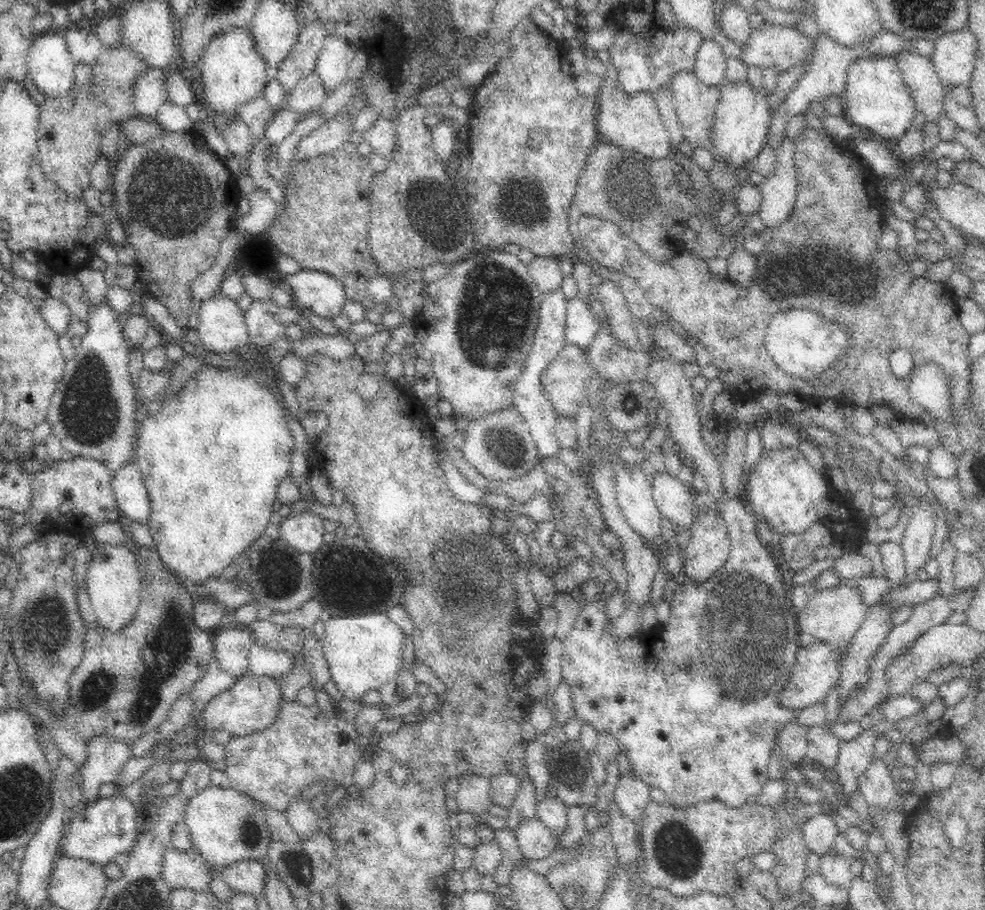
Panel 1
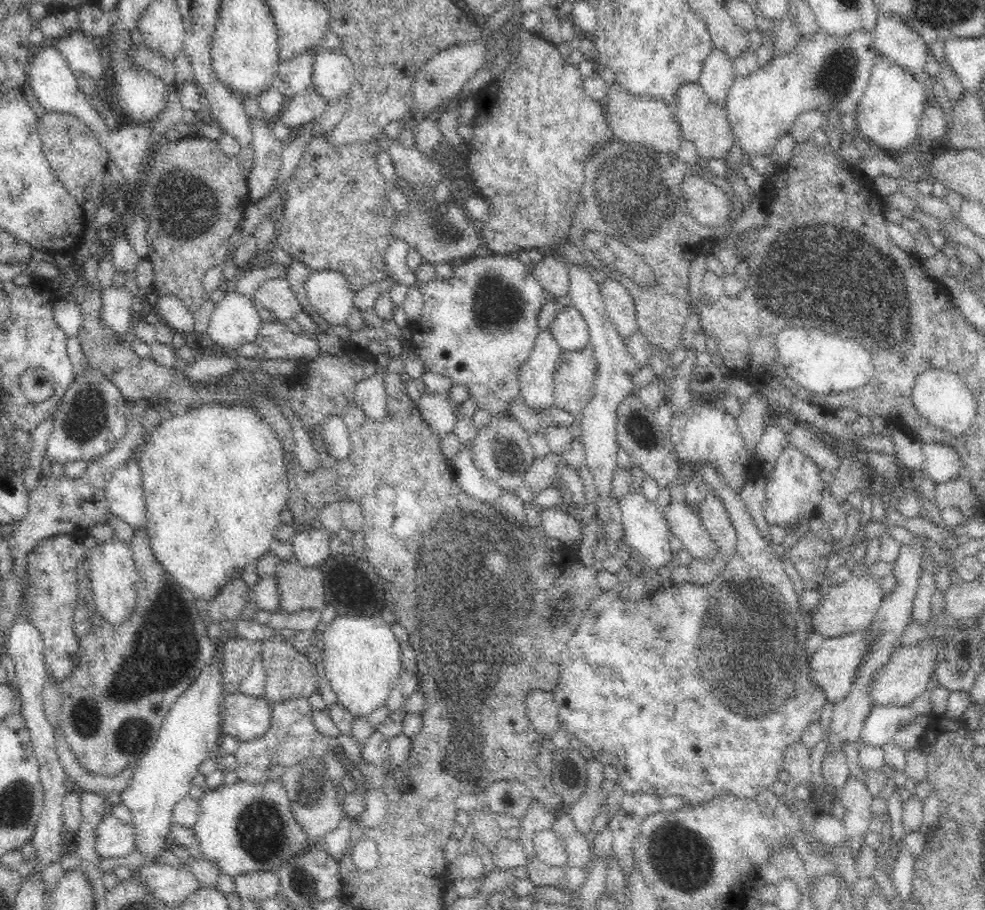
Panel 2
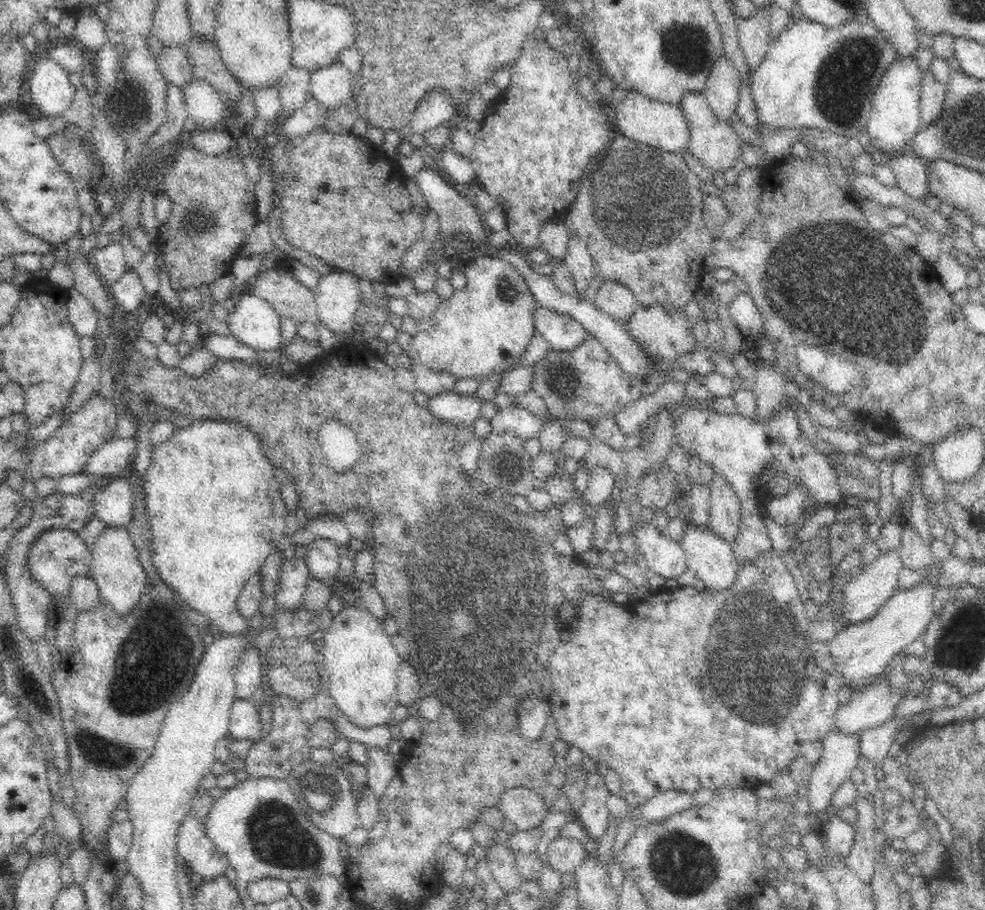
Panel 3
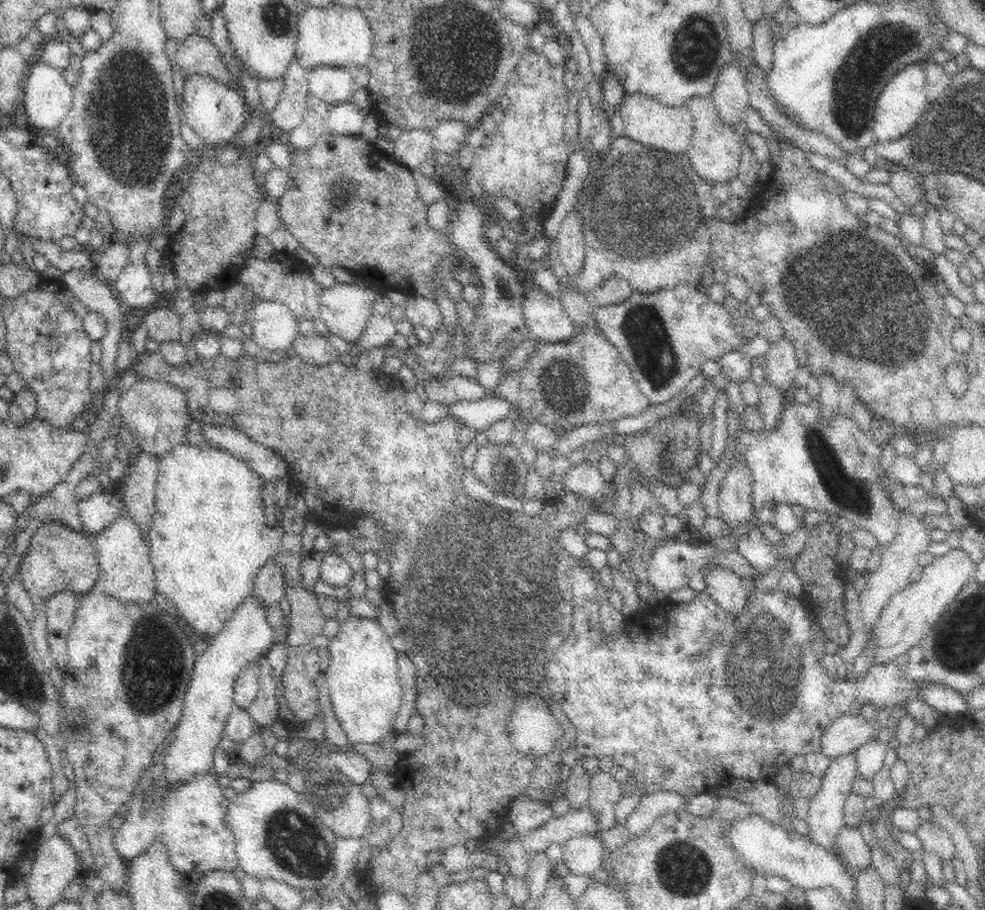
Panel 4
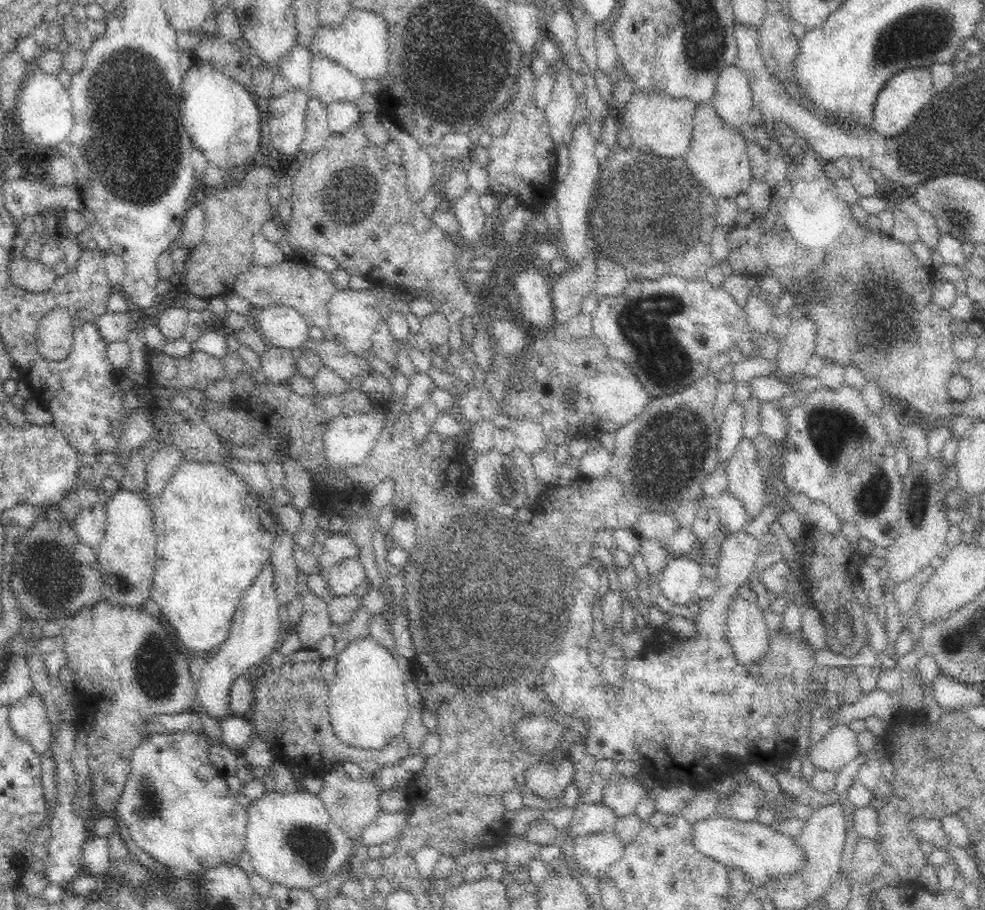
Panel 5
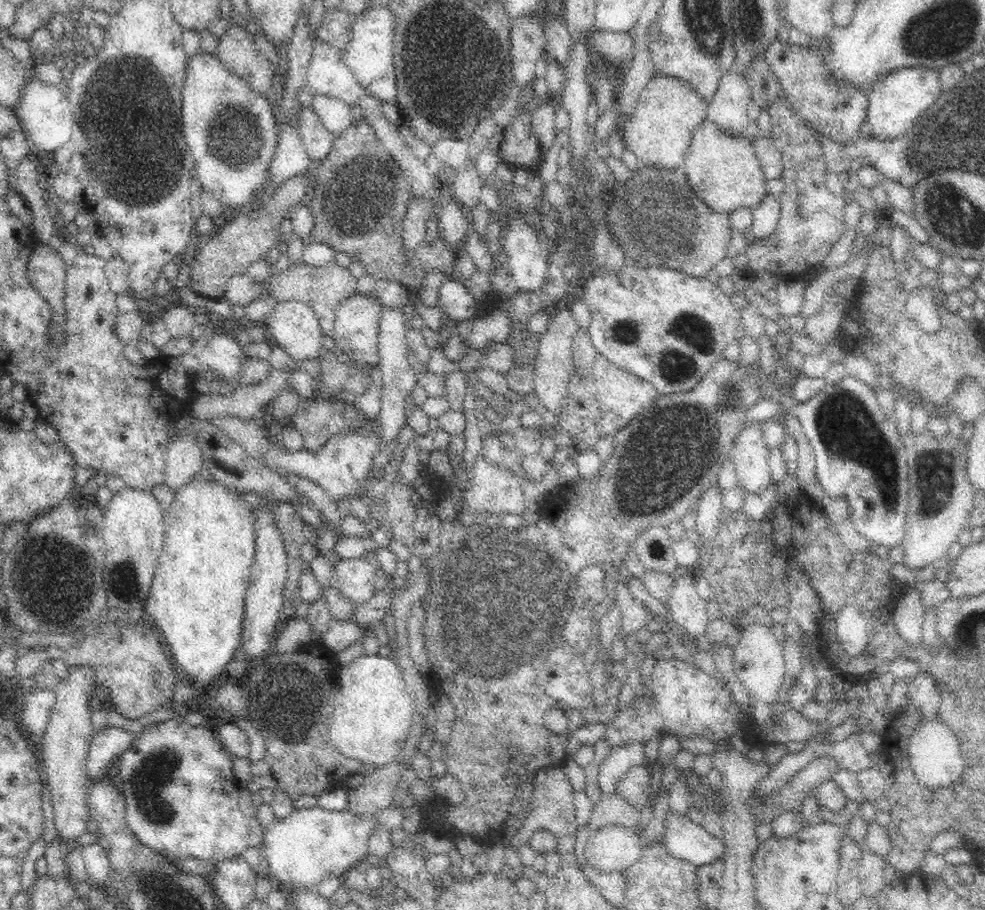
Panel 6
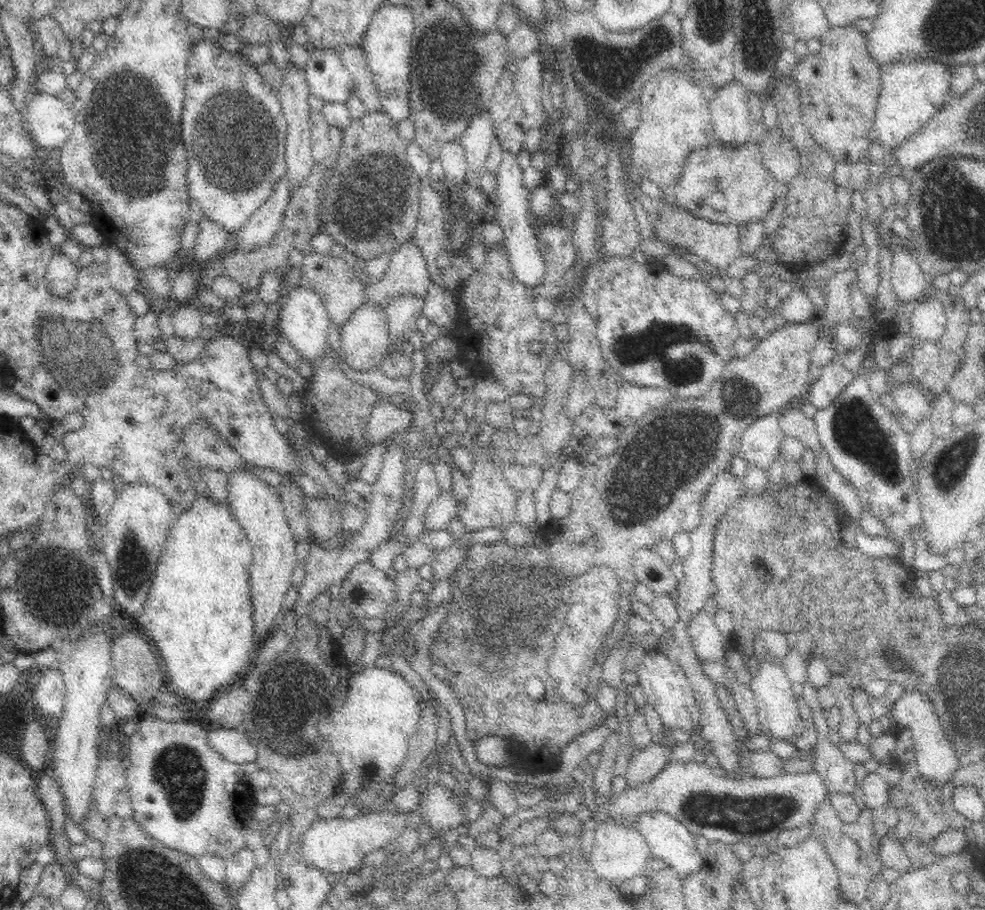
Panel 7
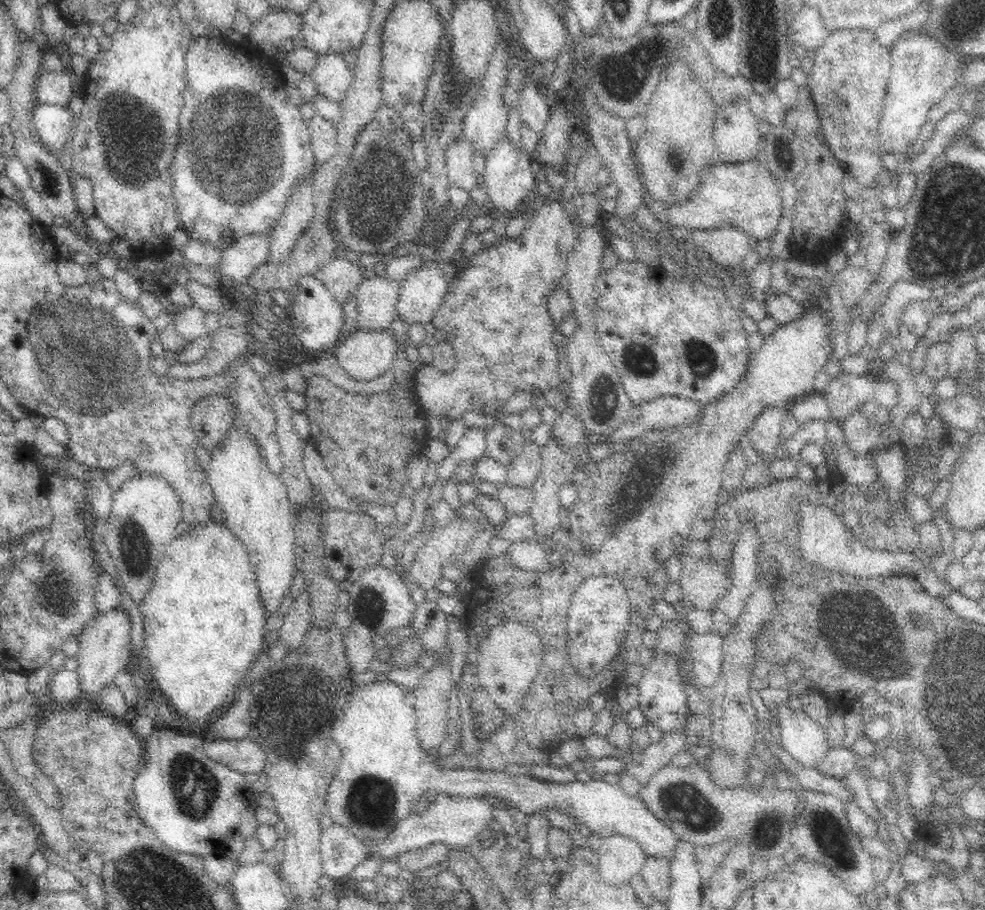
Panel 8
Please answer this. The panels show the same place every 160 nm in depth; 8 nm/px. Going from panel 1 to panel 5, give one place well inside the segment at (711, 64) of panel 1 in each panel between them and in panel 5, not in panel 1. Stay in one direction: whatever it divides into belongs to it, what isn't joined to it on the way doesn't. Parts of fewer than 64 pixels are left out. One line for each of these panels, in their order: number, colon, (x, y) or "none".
2: (717, 76)
3: (722, 91)
4: (730, 96)
5: (732, 101)

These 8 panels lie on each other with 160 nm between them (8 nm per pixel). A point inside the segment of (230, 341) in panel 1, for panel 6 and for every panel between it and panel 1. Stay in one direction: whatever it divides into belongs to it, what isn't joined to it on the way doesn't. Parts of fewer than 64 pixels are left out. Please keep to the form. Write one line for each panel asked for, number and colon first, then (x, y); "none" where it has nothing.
2: (235, 322)
3: (254, 322)
4: (275, 328)
5: (282, 326)
6: (293, 326)

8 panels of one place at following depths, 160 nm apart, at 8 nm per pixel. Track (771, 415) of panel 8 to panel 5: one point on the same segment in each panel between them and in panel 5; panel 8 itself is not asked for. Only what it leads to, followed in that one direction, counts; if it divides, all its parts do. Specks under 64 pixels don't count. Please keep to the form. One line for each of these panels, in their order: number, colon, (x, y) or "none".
5: (746, 474)
6: (750, 452)
7: (760, 442)

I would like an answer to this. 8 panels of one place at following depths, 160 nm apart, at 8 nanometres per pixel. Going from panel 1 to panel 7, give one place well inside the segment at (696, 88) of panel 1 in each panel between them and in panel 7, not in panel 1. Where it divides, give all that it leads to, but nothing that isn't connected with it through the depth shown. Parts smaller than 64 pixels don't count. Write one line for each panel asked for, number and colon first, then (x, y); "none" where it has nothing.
2: (705, 126)
3: (713, 143)
4: (714, 152)
5: (718, 156)
6: (724, 172)
7: (732, 186)

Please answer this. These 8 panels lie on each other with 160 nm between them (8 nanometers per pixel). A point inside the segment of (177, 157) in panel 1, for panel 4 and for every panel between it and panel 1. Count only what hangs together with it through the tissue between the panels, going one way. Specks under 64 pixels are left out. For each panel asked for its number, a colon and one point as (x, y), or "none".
2: (195, 196)
3: (214, 204)
4: (214, 243)

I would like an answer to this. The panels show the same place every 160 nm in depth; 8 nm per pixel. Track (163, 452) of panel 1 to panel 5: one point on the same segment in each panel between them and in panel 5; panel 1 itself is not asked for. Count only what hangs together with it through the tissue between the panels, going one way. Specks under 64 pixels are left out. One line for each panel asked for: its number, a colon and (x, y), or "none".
2: (214, 483)
3: (216, 513)
4: (209, 537)
5: (212, 540)

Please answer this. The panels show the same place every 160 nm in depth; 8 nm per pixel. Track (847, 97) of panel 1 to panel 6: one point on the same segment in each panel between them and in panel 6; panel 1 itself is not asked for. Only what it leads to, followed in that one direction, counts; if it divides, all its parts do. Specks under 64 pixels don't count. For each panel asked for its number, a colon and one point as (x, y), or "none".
2: (888, 116)
3: (894, 118)
4: (900, 104)
5: (898, 106)
6: (897, 102)

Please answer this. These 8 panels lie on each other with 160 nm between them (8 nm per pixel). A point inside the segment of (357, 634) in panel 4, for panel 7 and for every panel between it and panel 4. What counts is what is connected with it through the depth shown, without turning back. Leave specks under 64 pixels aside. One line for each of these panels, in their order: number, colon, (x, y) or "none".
5: (367, 707)
6: (373, 714)
7: (370, 732)

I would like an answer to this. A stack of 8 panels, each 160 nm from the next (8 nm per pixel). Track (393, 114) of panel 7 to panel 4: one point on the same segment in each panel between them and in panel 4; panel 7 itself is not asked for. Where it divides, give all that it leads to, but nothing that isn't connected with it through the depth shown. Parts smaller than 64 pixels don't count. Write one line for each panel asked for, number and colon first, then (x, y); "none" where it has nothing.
4: (341, 37)
5: (361, 43)
6: (370, 55)

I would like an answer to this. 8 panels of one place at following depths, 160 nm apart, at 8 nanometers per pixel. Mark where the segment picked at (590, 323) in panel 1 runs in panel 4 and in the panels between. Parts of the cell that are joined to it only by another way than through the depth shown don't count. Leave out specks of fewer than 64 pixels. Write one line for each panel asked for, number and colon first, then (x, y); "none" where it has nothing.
2: (568, 329)
3: (561, 333)
4: (545, 317)

